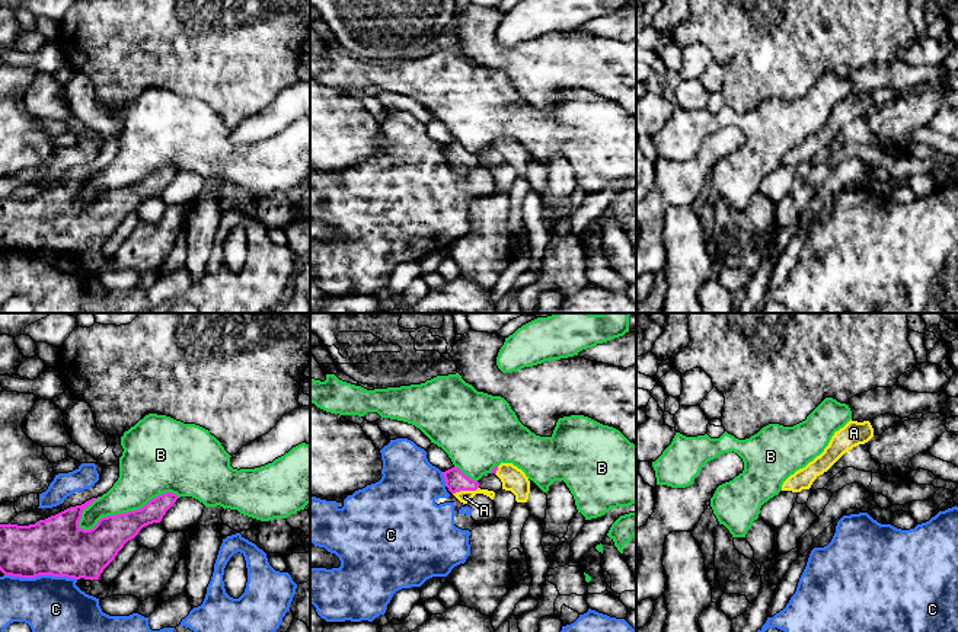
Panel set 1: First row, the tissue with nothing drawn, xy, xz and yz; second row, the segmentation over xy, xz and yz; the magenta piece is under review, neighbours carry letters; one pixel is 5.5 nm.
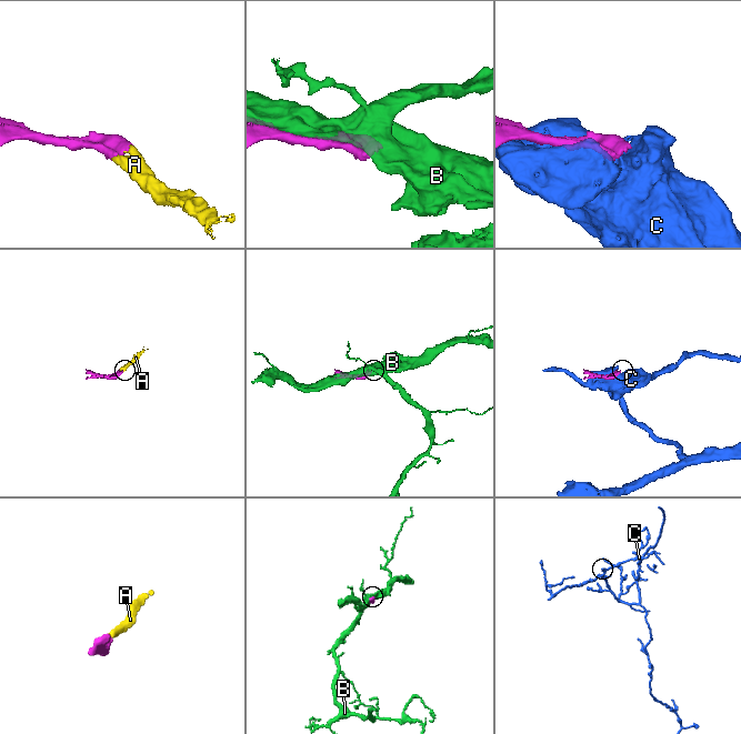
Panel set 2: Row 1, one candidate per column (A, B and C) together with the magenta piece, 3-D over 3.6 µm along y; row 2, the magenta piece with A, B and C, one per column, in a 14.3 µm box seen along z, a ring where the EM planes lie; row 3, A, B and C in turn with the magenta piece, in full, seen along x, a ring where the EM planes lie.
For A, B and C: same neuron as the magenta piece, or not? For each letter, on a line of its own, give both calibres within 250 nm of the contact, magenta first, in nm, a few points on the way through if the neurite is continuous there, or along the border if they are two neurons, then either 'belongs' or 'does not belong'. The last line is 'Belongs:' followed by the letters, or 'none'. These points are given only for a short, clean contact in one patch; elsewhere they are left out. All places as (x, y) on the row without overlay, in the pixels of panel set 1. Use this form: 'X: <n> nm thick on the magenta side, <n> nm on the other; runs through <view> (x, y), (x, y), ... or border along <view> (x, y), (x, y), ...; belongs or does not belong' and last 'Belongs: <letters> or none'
A: 120 nm thick on the magenta side, 70 nm on the other; runs through xz (456, 155), (465, 163), (465, 171); belongs
B: 200 nm thick on the magenta side, 300 nm on the other; does not belong
C: 320 nm thick on the magenta side, 360 nm on the other; does not belong
Belongs: A

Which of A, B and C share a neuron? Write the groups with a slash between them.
A / B / C

